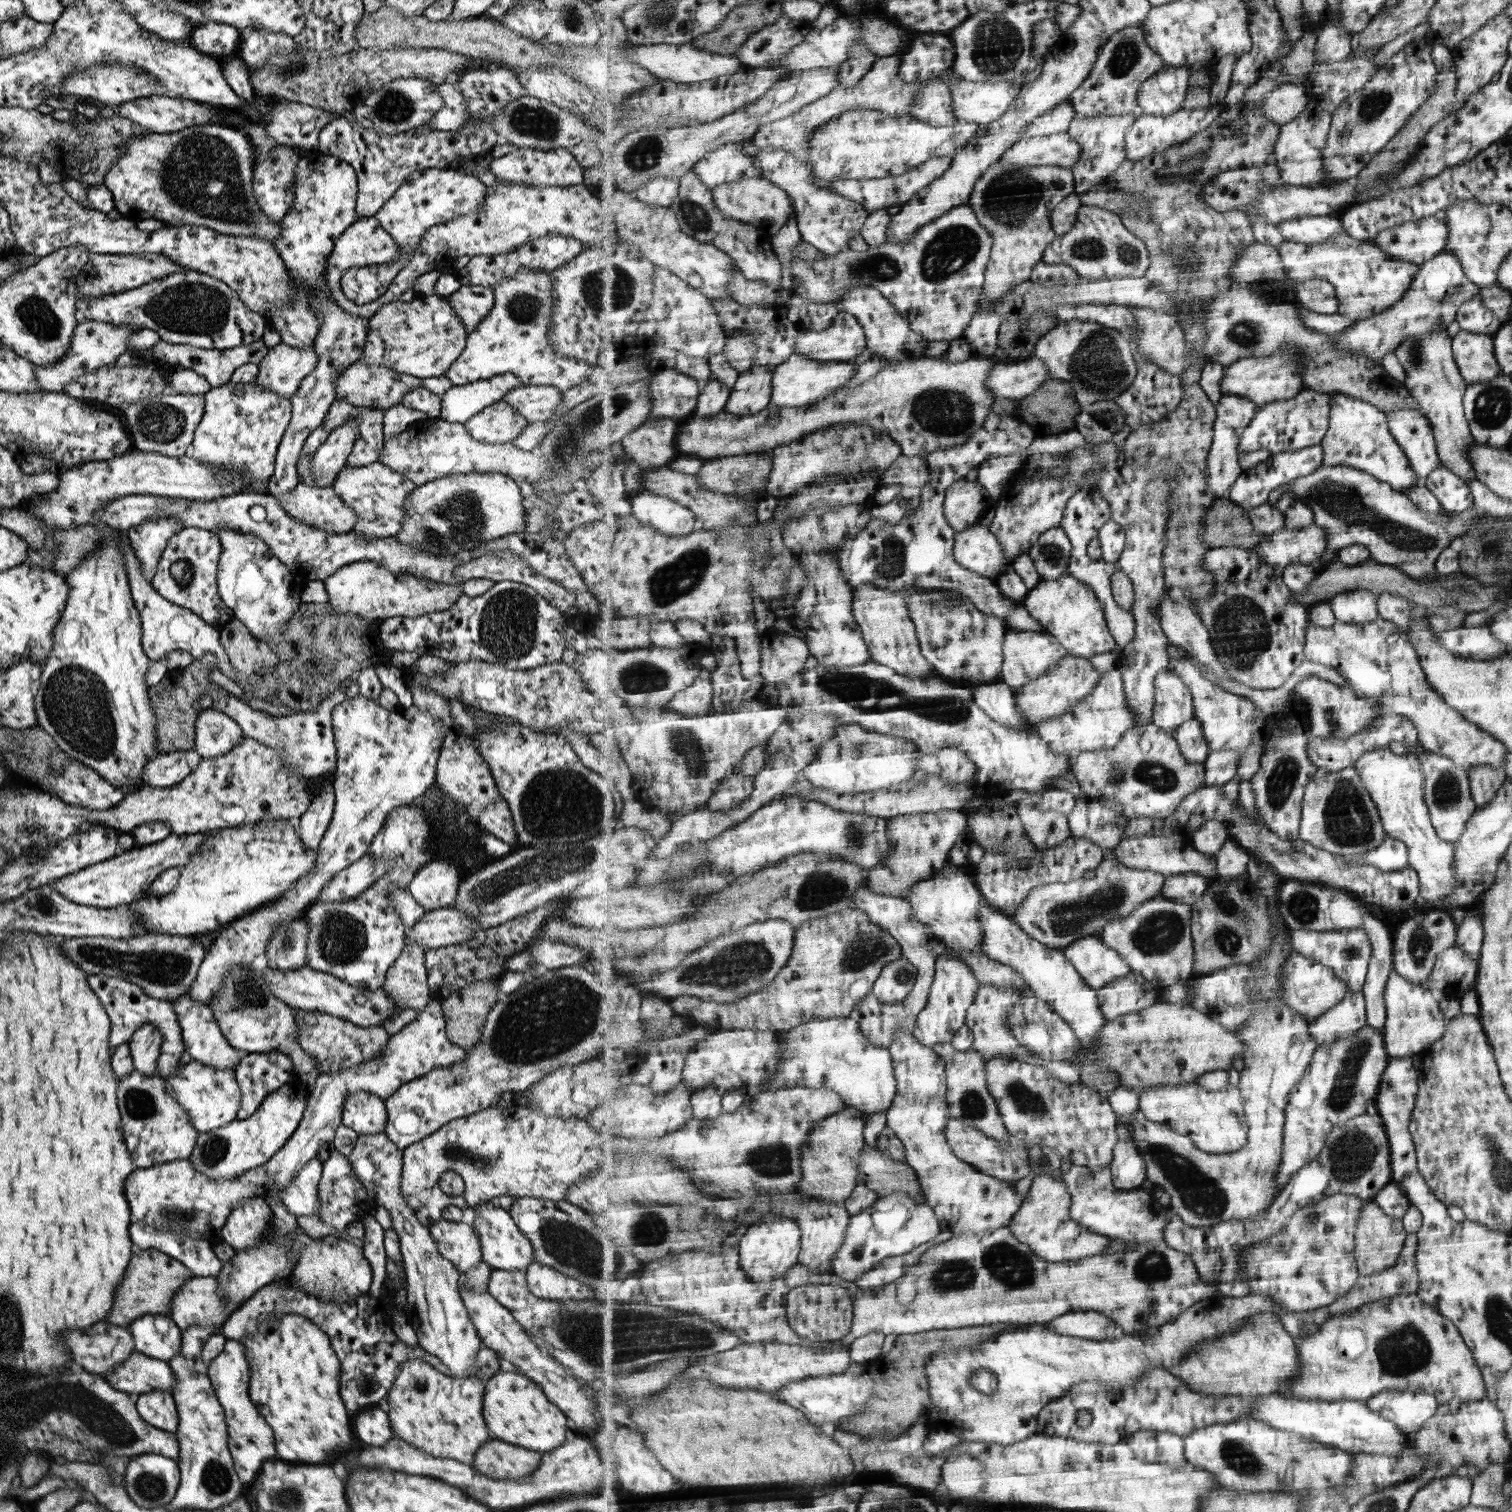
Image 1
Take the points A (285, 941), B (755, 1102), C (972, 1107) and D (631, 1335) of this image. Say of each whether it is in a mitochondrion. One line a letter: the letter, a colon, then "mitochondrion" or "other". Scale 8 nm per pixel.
A: mitochondrion
B: other
C: mitochondrion
D: mitochondrion

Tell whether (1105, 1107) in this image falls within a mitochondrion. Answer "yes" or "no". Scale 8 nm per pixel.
no

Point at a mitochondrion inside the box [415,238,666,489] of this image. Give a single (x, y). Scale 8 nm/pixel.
(566, 447)

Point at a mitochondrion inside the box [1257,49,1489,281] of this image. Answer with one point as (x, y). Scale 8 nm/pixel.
(1369, 113)

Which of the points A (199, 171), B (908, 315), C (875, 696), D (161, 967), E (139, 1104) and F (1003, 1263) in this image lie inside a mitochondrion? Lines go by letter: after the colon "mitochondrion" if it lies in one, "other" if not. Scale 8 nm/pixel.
A: mitochondrion
B: other
C: mitochondrion
D: mitochondrion
E: mitochondrion
F: mitochondrion

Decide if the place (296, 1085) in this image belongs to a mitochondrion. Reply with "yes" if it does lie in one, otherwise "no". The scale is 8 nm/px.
no

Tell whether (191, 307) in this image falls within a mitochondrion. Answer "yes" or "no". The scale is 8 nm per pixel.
yes

